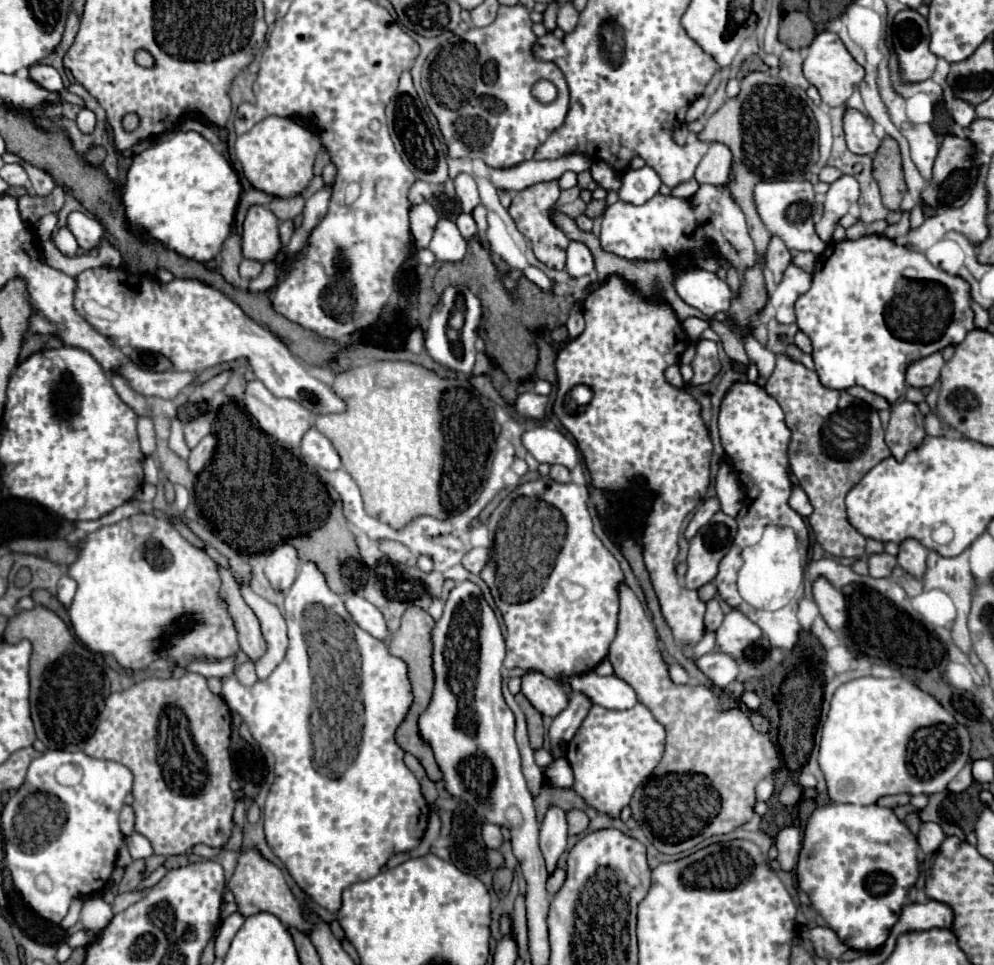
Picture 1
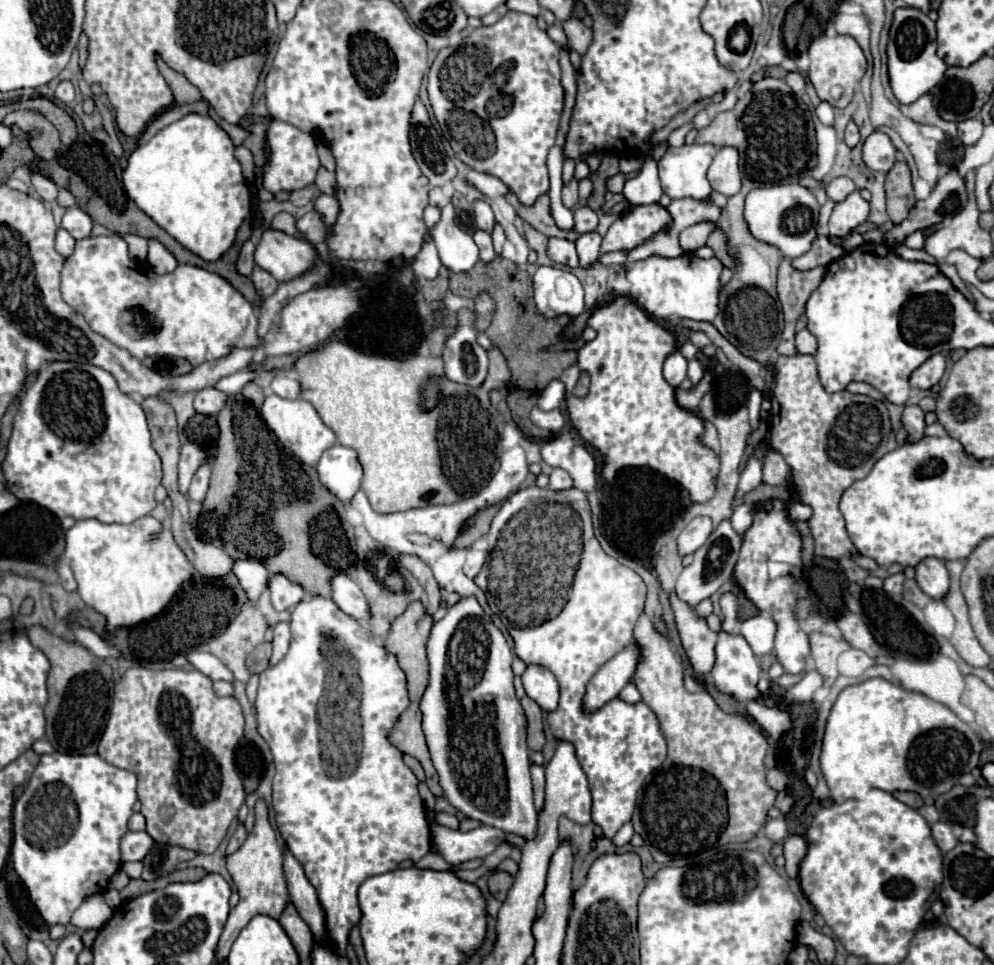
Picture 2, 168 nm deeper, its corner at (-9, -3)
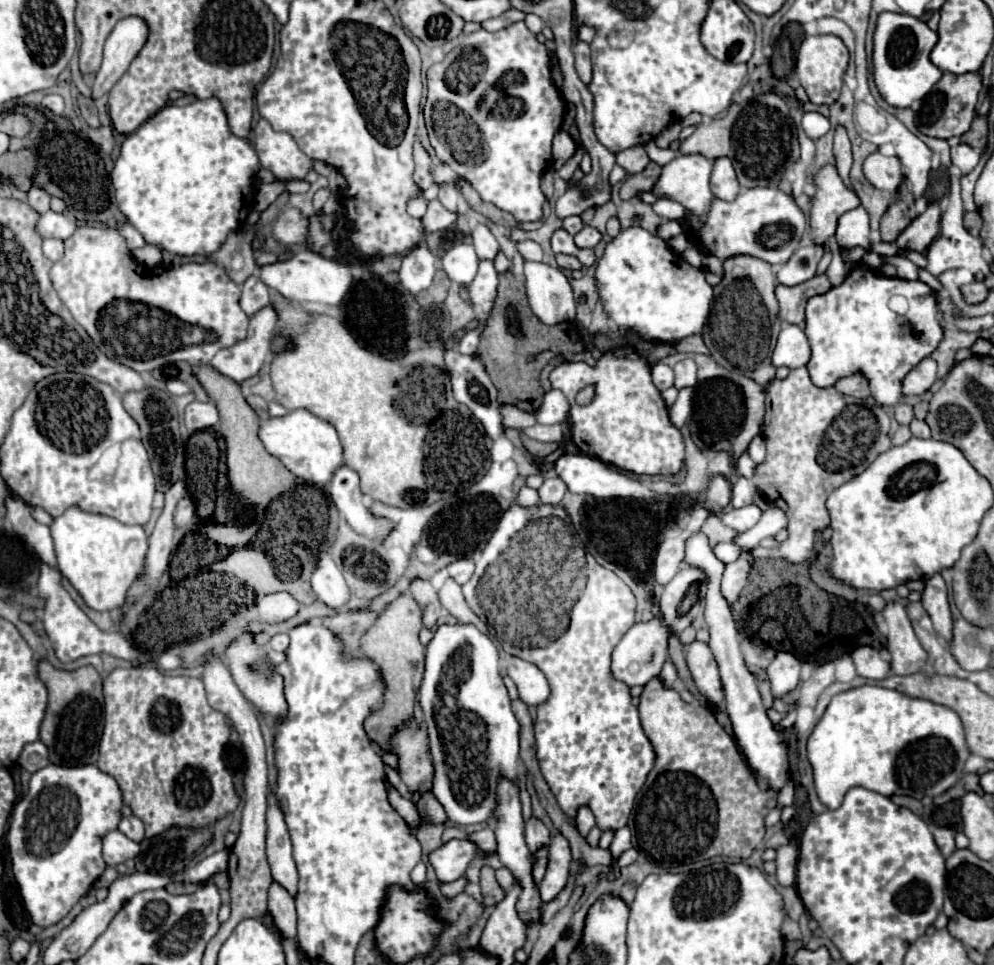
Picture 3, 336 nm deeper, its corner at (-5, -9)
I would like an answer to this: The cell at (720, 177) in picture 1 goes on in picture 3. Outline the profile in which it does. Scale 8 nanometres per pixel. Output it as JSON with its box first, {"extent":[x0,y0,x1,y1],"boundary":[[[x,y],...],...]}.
{"extent":[711,158,741,202],"boundary":[[[717,158],[715,160],[713,174],[711,174],[711,190],[713,190],[715,198],[719,198],[719,200],[731,202],[737,198],[741,186],[737,182],[737,174],[735,174],[729,158]]]}

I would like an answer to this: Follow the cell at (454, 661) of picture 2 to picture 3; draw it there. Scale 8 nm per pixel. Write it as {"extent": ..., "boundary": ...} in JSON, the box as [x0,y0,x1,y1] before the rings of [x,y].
{"extent":[419,624,519,826],"boundary":[[[443,624],[427,644],[425,676],[419,702],[429,732],[431,758],[435,764],[433,794],[445,808],[451,822],[467,826],[491,820],[499,776],[517,780],[519,766],[519,722],[511,710],[507,688],[499,676],[499,652],[495,644],[471,624]]]}

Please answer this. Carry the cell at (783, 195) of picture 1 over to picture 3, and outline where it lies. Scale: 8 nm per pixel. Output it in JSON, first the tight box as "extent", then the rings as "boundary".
{"extent":[685,186,807,264],"boundary":[[[778,186],[747,188],[733,202],[713,198],[707,212],[695,218],[697,228],[693,234],[693,212],[685,210],[685,226],[689,236],[695,238],[701,252],[719,260],[739,254],[767,260],[769,264],[783,264],[799,248],[799,240],[807,230],[807,218],[795,200],[783,194]]]}

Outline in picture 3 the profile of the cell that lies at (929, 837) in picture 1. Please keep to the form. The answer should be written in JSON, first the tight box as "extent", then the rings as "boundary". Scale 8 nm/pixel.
{"extent":[933,826,955,858],"boundary":[[[935,826],[933,828],[933,836],[935,836],[935,842],[937,842],[937,846],[939,846],[939,850],[941,850],[941,854],[945,858],[955,852],[955,832],[951,828]]]}

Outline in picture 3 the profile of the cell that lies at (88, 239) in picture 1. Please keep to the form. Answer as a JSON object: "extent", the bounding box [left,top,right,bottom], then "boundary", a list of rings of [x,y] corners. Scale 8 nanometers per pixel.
{"extent":[37,212,75,240],"boundary":[[[45,212],[39,216],[37,220],[37,234],[41,238],[59,238],[59,240],[65,240],[69,238],[69,234],[73,234],[75,230],[75,220],[67,214],[57,214],[57,212]]]}

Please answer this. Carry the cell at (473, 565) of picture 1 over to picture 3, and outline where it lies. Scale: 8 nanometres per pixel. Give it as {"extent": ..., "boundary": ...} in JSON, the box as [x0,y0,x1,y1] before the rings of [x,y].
{"extent":[447,558,473,584],"boundary":[[[461,558],[461,560],[453,562],[453,564],[449,564],[449,566],[447,566],[447,572],[449,572],[449,576],[451,576],[457,584],[465,584],[465,582],[473,576],[473,562]]]}

